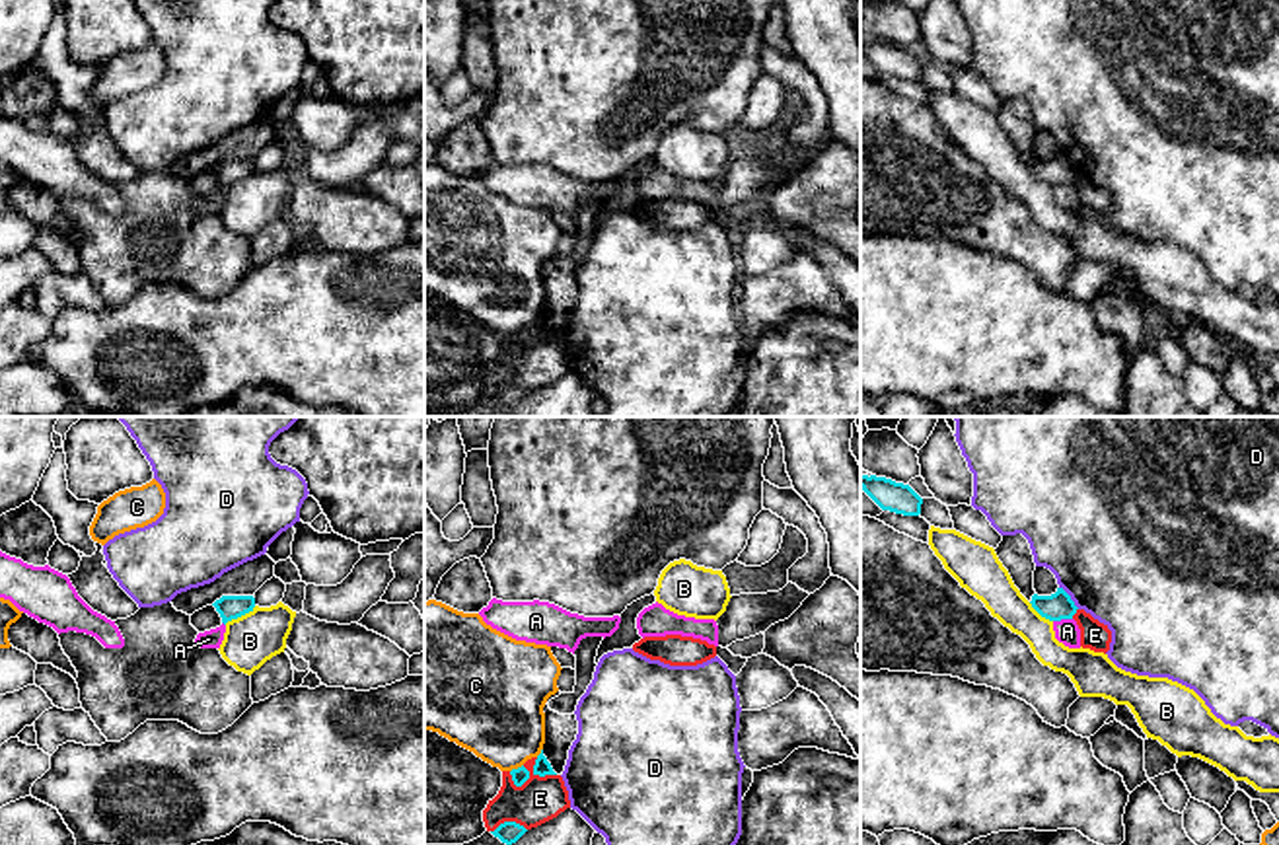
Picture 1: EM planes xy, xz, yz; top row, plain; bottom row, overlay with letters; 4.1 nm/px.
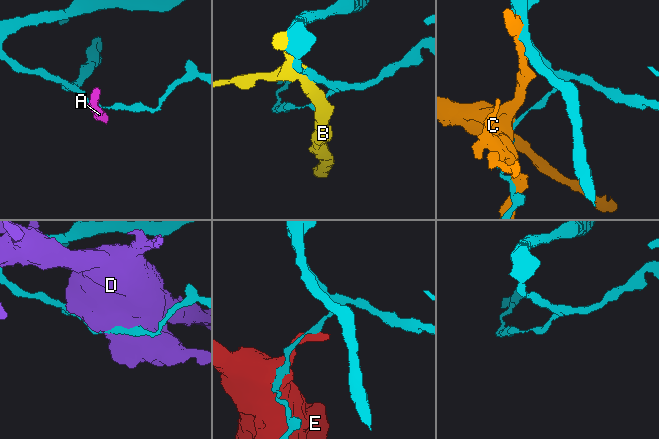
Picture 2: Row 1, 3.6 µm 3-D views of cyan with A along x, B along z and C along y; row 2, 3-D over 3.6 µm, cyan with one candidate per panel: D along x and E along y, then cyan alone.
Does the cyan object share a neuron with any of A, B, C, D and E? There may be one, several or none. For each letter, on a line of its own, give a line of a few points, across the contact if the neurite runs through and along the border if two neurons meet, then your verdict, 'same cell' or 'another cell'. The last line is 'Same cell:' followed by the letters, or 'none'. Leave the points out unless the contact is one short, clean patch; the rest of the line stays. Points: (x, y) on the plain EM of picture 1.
A: line yz (1071, 182), (1054, 185); another cell
B: another cell
C: another cell
D: another cell
E: another cell
Same cell: none

